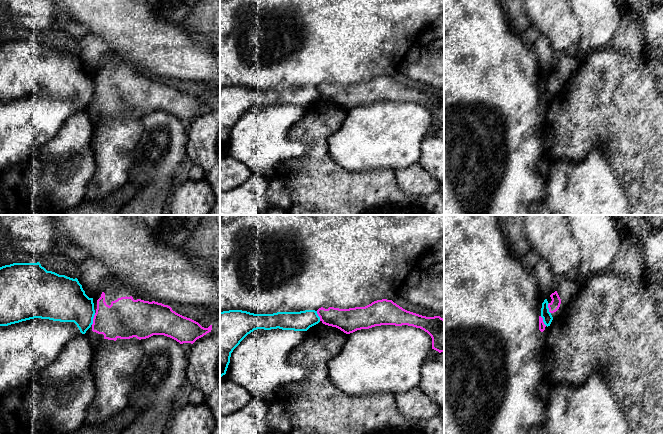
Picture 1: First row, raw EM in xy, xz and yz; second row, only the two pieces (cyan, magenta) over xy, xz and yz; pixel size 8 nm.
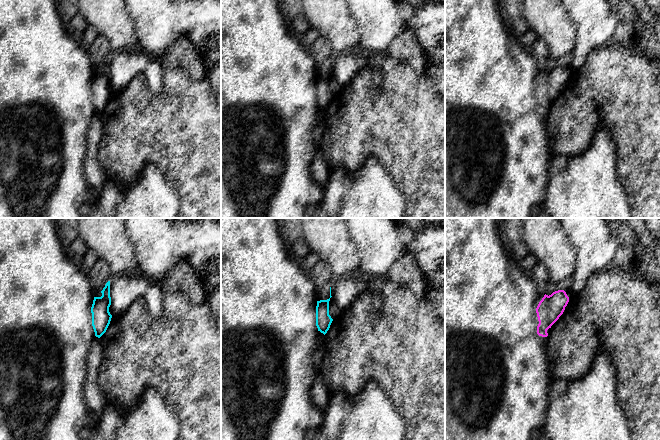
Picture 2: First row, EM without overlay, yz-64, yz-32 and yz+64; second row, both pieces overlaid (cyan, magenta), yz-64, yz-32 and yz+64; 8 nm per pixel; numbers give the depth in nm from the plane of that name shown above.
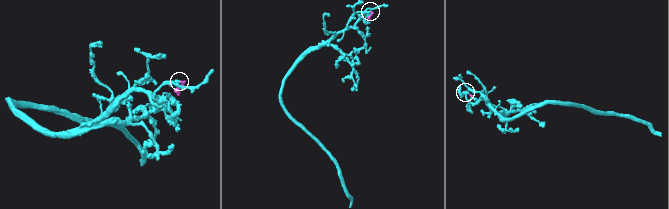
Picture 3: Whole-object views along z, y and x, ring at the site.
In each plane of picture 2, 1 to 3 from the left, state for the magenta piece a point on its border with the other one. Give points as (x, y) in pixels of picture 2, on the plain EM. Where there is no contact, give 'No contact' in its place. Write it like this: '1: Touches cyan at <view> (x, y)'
1: No contact
2: No contact
3: No contact

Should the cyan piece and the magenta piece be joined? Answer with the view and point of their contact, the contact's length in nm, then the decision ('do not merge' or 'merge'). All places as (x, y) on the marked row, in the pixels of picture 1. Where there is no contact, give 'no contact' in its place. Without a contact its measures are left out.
xy (92, 319) | 100 nm | do not merge

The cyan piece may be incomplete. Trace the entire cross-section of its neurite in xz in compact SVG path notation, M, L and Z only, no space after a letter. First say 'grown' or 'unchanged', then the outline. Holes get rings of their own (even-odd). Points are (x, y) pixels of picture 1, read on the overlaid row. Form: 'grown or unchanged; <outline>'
unchanged; M242 310L220 312L220 377L226 374L233 350L251 332L257 329L307 331L318 324L315 310L254 314Z

